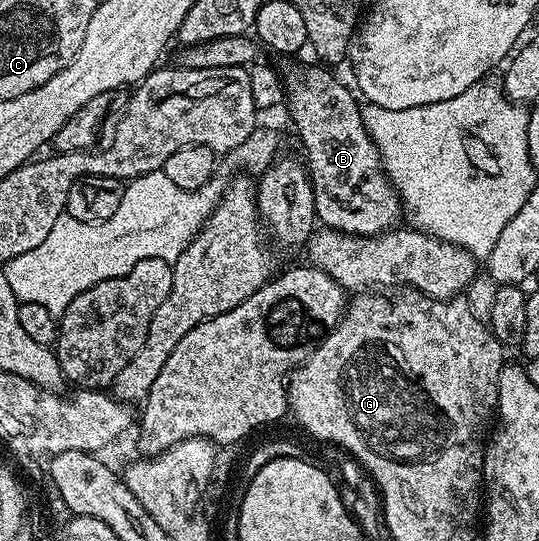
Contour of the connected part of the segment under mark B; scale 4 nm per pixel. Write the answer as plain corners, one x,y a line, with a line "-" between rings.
314,64
308,69
295,65
285,73
285,109
291,112
307,152
305,168
311,178
318,224
349,235
376,237
400,224
400,202
383,169
378,147
367,133
356,94
347,90
330,68

